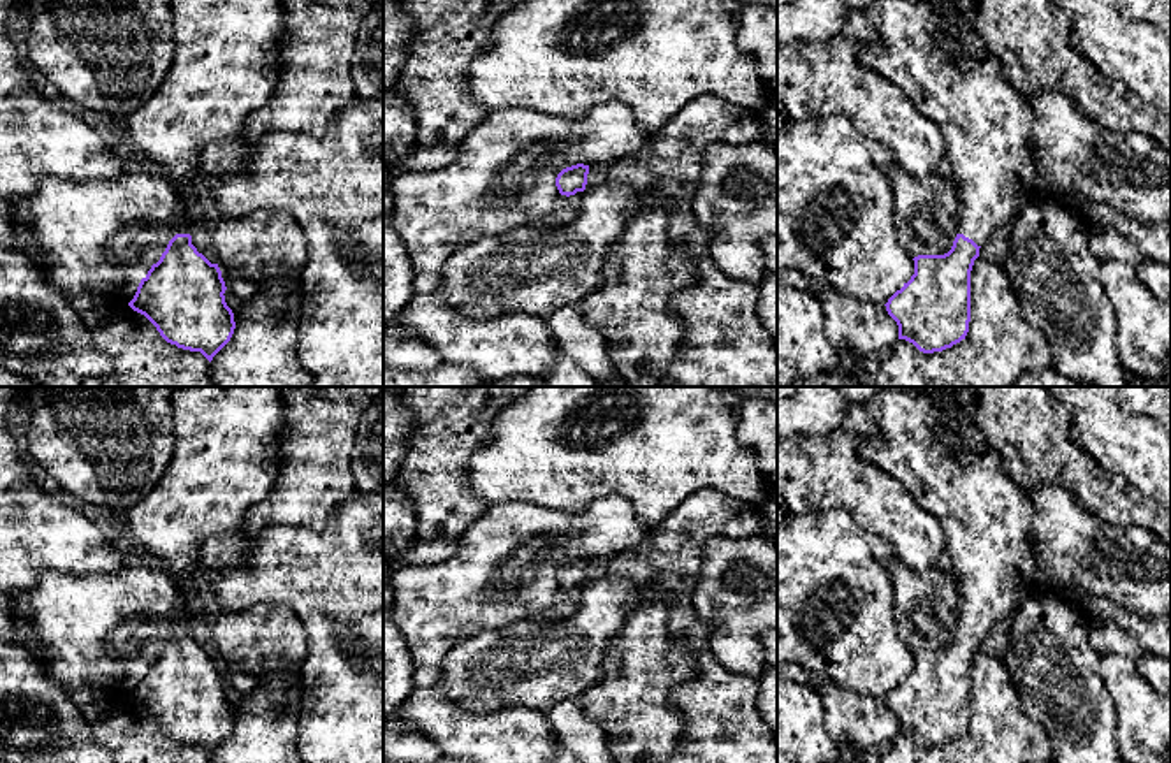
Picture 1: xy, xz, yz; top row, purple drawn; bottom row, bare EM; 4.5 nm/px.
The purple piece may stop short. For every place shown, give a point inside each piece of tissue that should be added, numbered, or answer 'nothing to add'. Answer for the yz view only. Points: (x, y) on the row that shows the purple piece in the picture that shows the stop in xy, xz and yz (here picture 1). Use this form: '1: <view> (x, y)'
1: yz (987, 123)

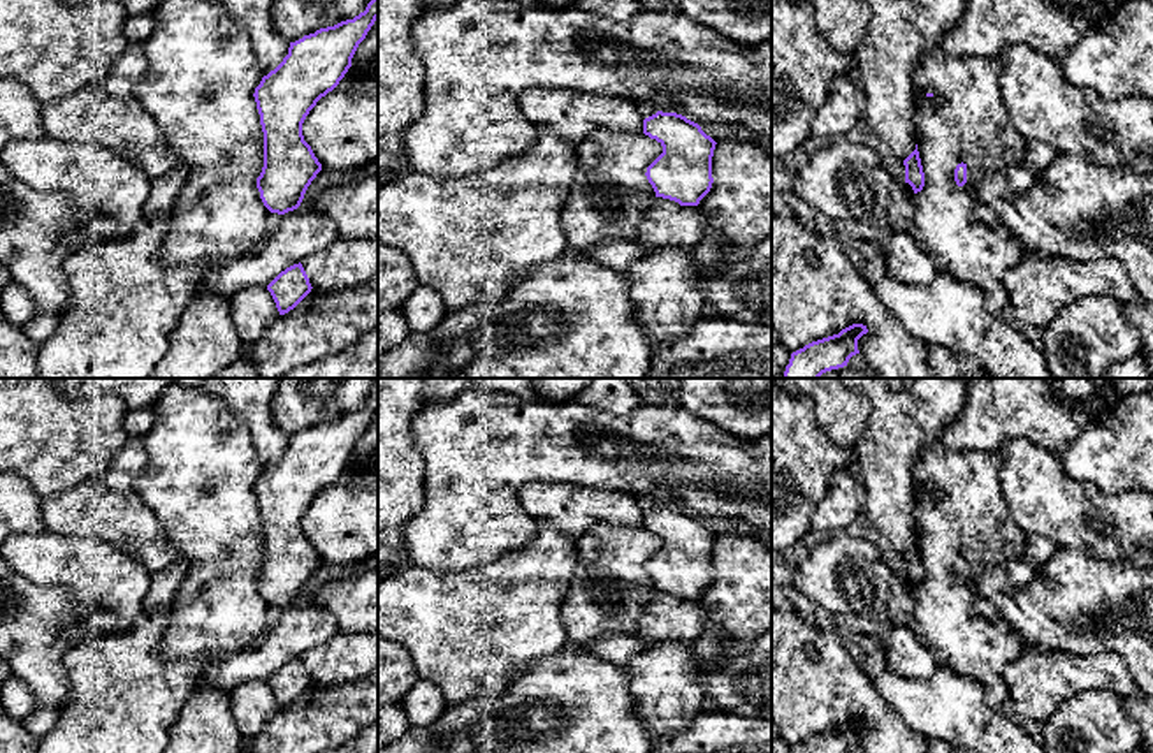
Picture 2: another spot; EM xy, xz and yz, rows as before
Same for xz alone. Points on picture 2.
nothing to add

